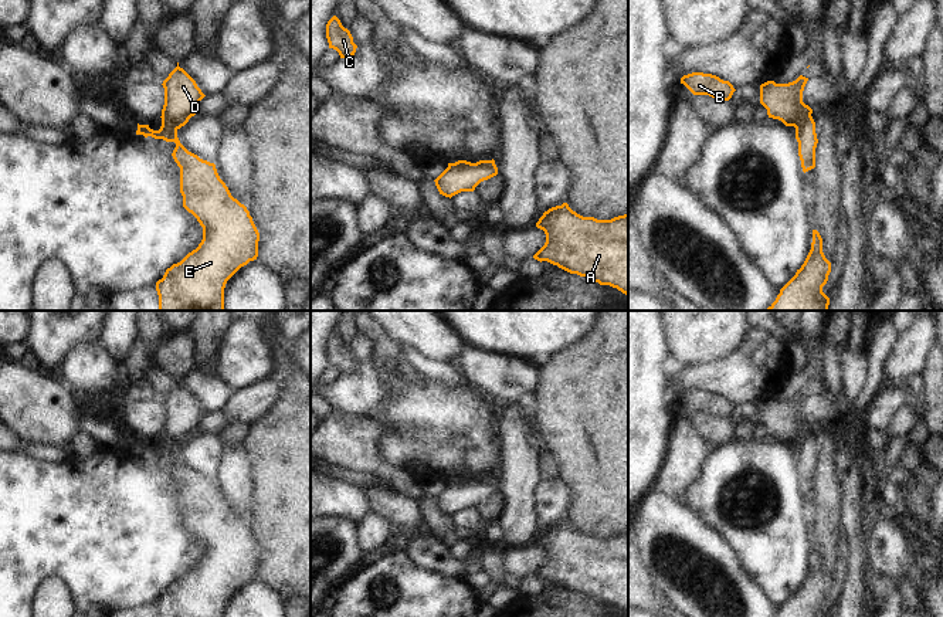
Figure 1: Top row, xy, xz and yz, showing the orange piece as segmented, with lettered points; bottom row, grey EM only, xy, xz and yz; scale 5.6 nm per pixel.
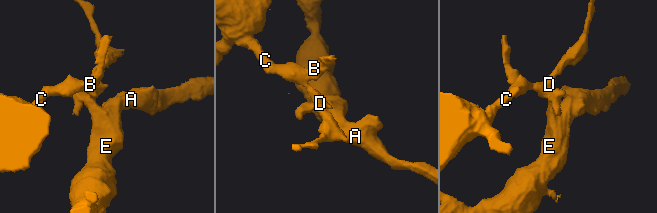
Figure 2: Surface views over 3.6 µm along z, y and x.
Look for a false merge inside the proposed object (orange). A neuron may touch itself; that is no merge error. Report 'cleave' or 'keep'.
cleave

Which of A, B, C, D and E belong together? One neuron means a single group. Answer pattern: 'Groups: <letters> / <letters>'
Groups: A E / B C D.

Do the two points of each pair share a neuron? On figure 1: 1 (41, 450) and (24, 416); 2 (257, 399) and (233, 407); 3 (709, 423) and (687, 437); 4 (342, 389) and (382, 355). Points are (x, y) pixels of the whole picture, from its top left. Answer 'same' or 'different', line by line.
1: different
2: same
3: different
4: different

